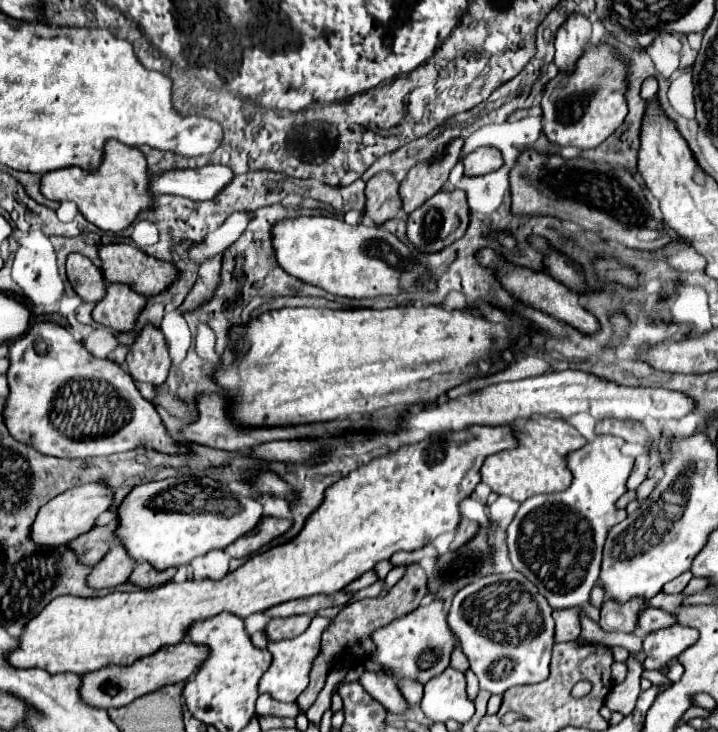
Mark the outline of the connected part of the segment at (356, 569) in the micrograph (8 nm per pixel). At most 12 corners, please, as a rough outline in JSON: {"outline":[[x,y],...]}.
{"outline":[[514,428],[438,432],[326,490],[222,580],[60,596],[8,660],[86,674],[192,622],[344,590],[460,522]]}

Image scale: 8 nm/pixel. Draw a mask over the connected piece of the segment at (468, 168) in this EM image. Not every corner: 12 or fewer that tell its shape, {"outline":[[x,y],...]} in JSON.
{"outline":[[480,146],[462,160],[464,176],[482,176],[504,164],[500,150]]}

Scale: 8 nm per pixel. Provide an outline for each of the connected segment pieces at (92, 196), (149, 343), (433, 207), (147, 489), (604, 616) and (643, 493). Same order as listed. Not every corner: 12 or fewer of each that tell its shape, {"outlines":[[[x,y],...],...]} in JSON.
{"outlines":[[[110,140],[96,172],[42,176],[96,228],[126,230],[154,200],[138,148]],[[162,330],[136,336],[126,356],[134,380],[166,382],[170,362]],[[440,190],[408,216],[408,240],[440,252],[464,236],[462,190]],[[210,478],[136,486],[118,540],[136,562],[188,566],[262,506]],[[604,600],[598,624],[606,632],[634,632],[646,600]],[[648,478],[637,488],[637,500],[642,503],[655,488],[658,479]]]}

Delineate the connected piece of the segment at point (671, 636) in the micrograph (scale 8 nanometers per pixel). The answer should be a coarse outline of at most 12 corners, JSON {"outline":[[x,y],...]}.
{"outline":[[670,626],[644,640],[644,670],[662,670],[696,644],[698,630]]}

